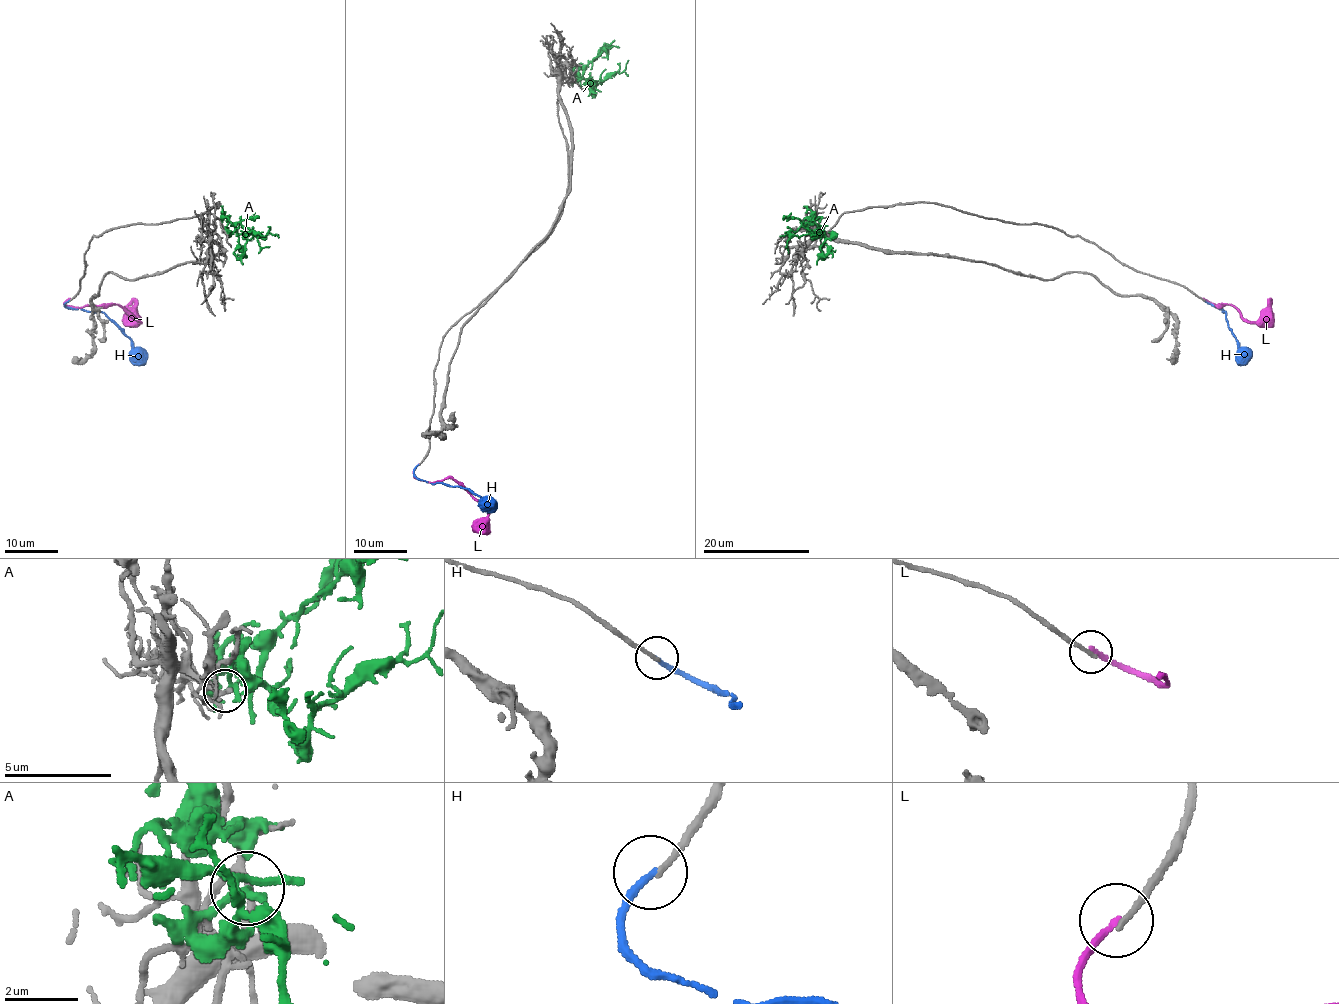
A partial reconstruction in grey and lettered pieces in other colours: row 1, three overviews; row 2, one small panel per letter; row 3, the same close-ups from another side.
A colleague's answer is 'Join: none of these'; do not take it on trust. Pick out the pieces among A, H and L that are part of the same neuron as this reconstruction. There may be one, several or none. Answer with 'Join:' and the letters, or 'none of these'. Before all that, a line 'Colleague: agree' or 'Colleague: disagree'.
Colleague: disagree
Join: H

